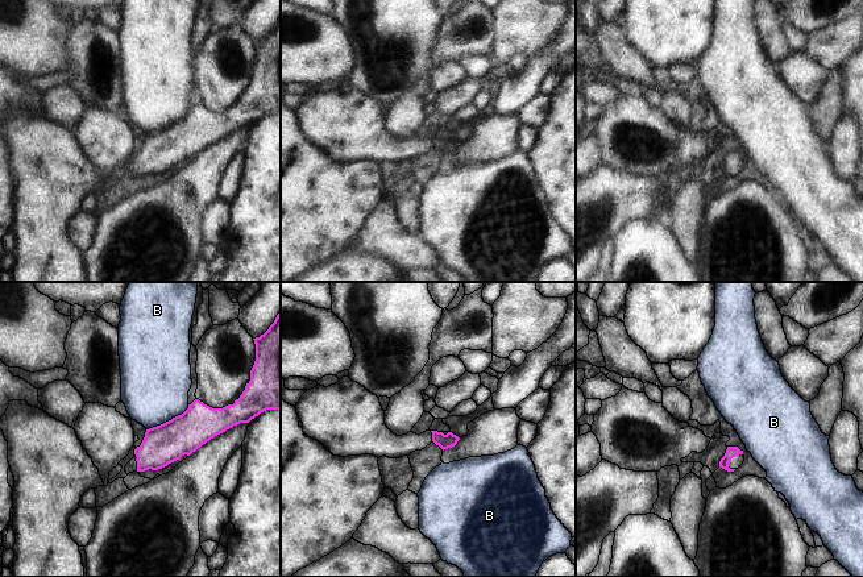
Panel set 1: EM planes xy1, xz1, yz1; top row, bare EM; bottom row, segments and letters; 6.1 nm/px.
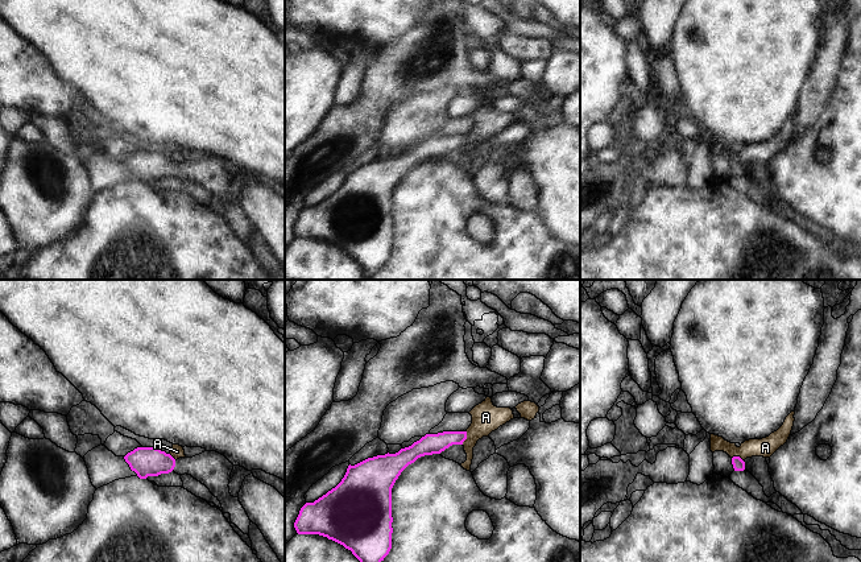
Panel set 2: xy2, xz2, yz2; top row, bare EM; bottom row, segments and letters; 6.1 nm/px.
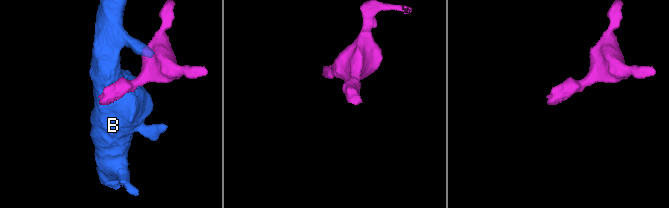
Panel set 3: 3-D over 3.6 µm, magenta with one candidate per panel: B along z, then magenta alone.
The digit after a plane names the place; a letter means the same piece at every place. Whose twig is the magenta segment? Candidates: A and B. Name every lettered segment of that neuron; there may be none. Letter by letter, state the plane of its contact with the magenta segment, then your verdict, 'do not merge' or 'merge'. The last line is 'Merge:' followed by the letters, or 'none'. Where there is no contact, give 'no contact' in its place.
A: xz2 | do not merge
B: xy1 | do not merge
Merge: none

